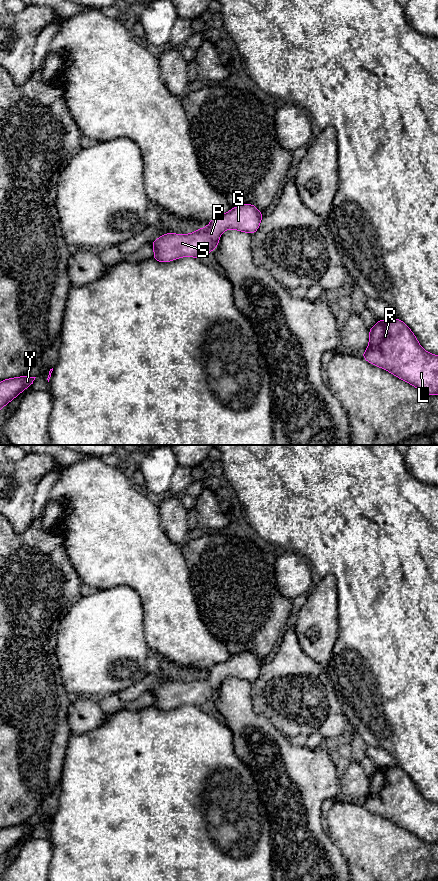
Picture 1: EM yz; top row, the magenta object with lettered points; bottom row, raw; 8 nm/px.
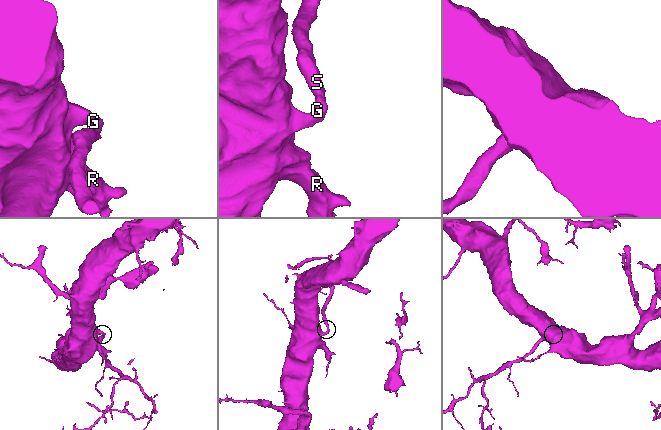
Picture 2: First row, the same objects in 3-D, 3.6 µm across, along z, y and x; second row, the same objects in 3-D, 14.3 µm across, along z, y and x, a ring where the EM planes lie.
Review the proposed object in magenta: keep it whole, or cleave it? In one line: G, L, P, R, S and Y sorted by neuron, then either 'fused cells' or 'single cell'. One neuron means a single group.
G L P R S Y; single cell

